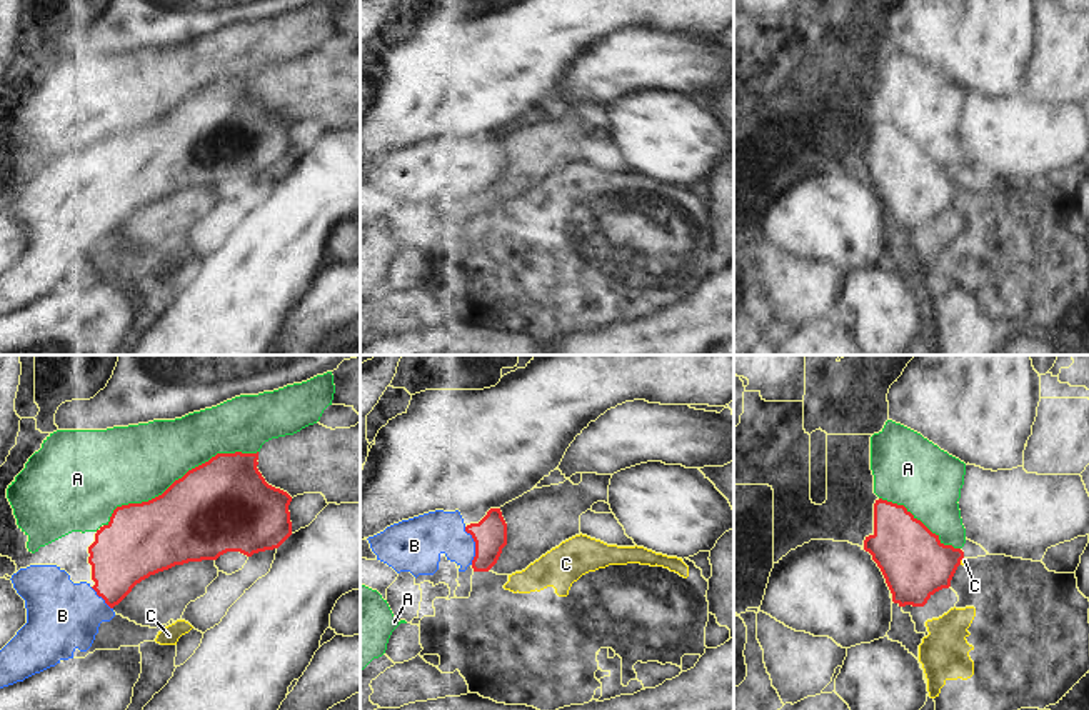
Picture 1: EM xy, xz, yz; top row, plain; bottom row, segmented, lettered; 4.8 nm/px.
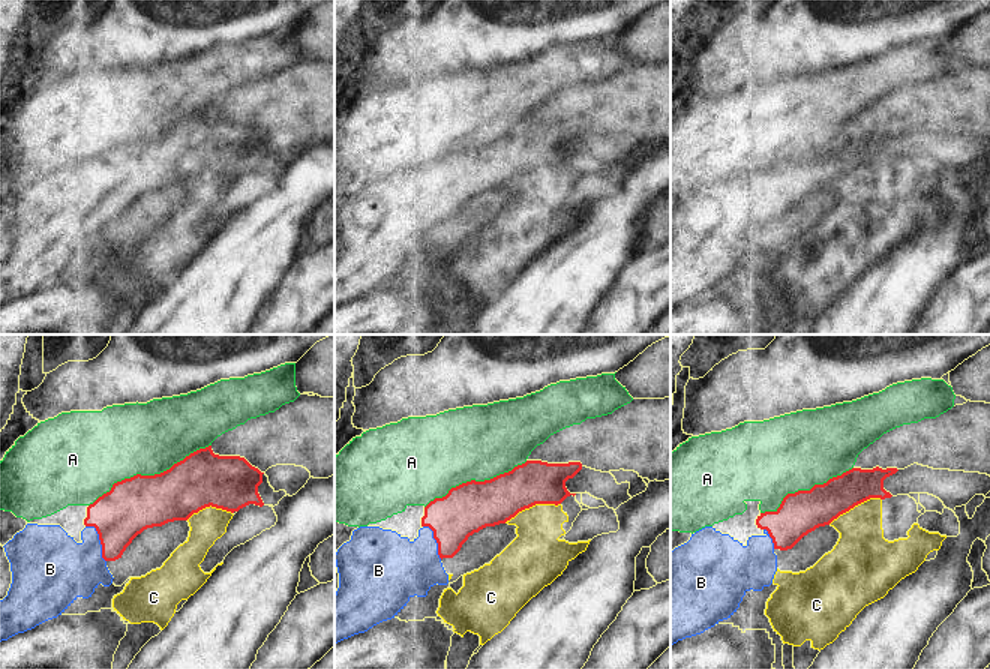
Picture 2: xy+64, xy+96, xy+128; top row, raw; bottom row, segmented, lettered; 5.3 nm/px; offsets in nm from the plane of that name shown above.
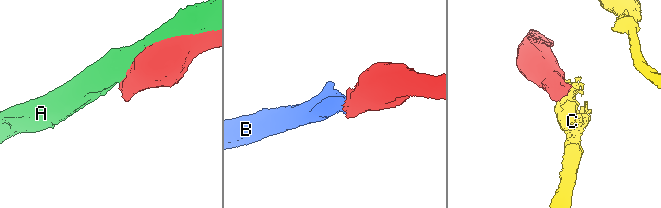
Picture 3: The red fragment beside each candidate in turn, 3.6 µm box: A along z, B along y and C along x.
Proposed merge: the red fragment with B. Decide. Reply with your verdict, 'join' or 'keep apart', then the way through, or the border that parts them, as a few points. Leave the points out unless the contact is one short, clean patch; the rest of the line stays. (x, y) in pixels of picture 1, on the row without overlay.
join | across xz (491, 160), (476, 172), (426, 164)

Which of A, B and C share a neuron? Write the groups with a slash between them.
A / B / C

